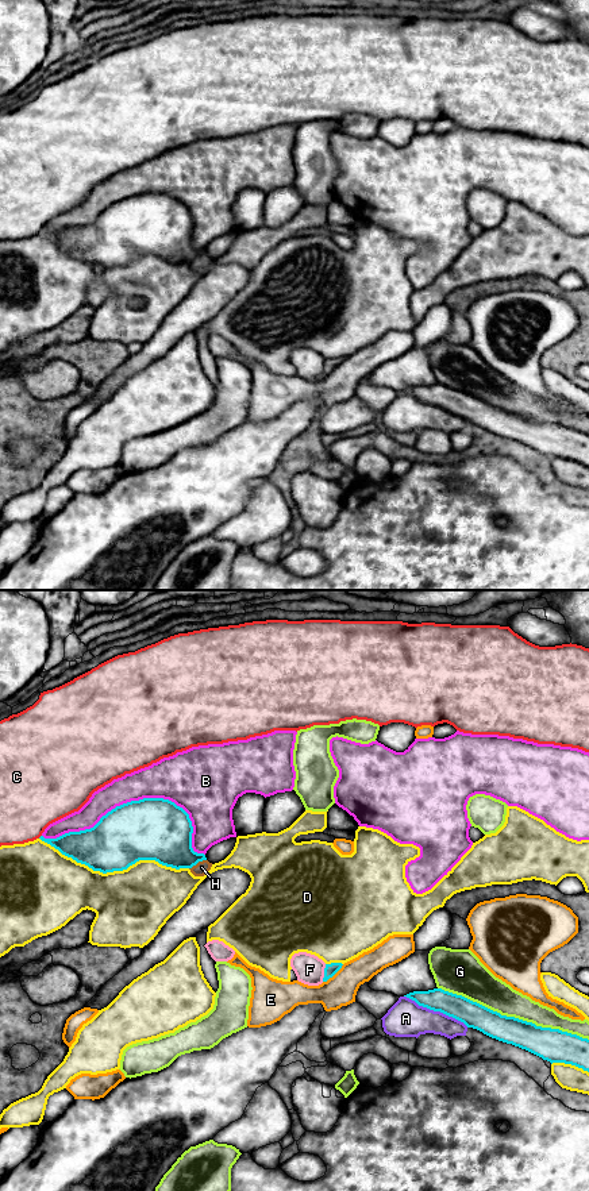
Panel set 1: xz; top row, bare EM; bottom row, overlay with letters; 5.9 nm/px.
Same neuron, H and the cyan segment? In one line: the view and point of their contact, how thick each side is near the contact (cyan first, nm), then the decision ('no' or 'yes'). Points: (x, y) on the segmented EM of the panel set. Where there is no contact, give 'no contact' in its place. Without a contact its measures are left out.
xz (197, 862) | 320/80 nm | no

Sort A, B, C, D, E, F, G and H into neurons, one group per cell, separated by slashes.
A / B / C / D / E / F / G / H

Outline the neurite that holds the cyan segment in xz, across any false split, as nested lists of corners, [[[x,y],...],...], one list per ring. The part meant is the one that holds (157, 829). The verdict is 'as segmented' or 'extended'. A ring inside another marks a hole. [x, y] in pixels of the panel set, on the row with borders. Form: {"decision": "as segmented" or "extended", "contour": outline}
{"decision": "as segmented", "contour": [[[143,798],[116,806],[91,829],[39,839],[77,863],[107,874],[139,860],[192,868],[207,860],[193,851],[192,833],[192,821],[182,808],[163,798]]]}

